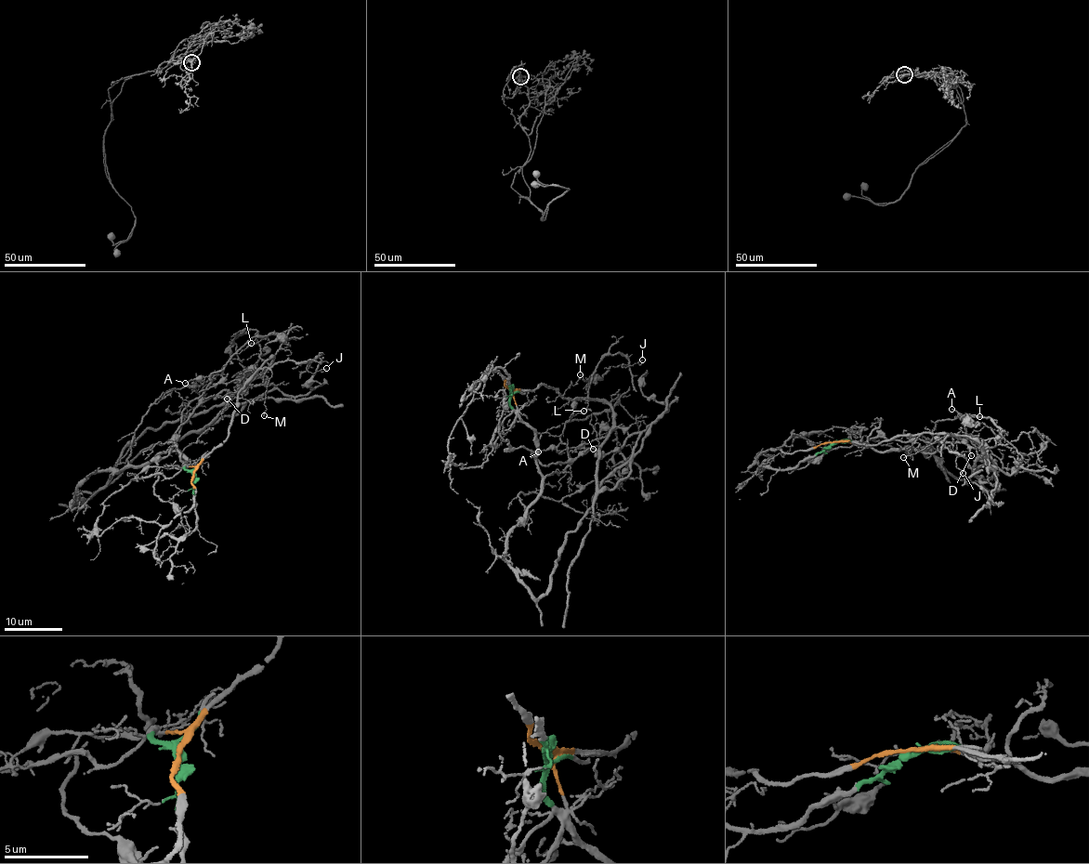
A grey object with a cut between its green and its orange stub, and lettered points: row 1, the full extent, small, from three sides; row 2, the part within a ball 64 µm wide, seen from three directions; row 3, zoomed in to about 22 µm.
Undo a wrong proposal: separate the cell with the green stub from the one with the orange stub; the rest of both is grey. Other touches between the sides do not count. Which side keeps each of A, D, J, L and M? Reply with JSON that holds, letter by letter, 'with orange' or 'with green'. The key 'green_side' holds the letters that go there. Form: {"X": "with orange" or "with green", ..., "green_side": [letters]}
{"A": "with green", "D": "with green", "J": "with orange", "L": "with green", "M": "with orange", "green_side": ["A", "D", "L"]}

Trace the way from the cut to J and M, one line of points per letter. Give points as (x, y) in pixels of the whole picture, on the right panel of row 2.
J: (833, 441), (868, 446), (901, 436), (954, 434), (943, 442), (964, 457), (956, 460), (963, 472)
M: (833, 441), (863, 443), (868, 446), (901, 436), (918, 435), (915, 442), (920, 443), (920, 449), (903, 458)

